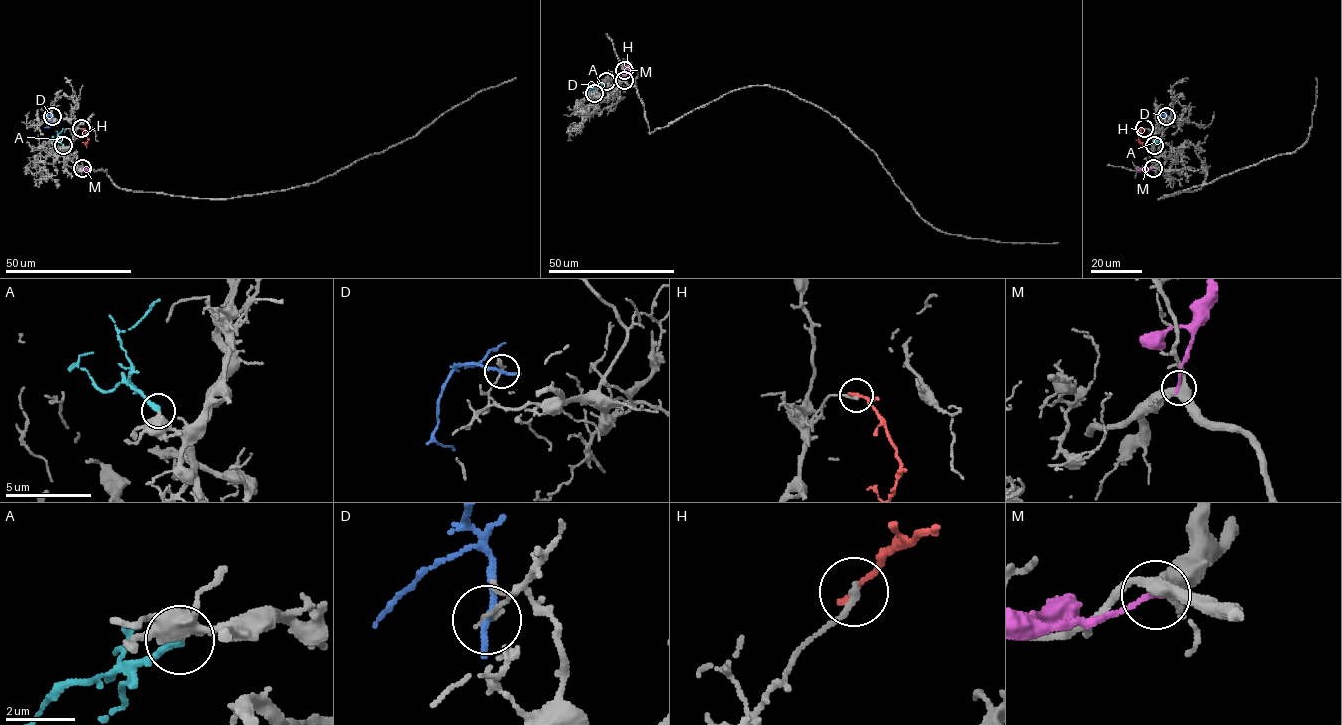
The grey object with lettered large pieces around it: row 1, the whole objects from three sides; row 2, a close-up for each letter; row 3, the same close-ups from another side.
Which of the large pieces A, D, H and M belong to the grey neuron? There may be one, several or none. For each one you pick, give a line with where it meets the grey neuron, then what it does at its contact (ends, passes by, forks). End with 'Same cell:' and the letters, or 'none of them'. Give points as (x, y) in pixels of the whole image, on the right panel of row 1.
A: contact (1154, 145); it ends
Same cell: A

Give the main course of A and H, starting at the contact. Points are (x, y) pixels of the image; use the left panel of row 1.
A: (63, 145), (57, 134), (64, 129)
H: (81, 129), (88, 139), (85, 144), (83, 143)

